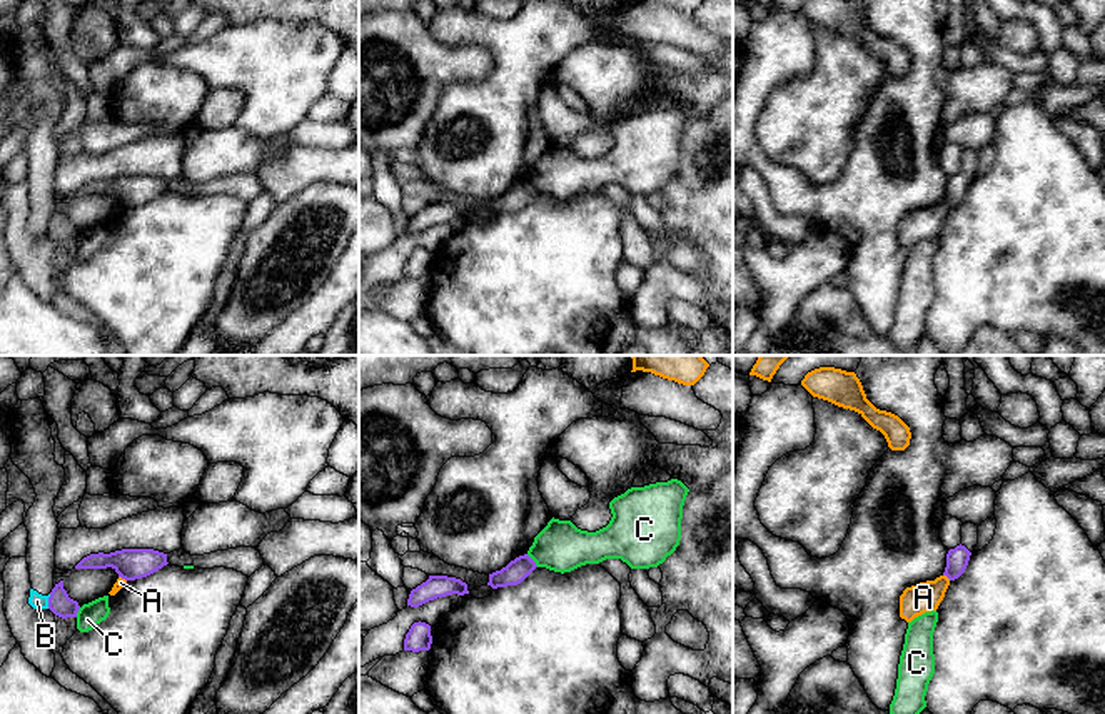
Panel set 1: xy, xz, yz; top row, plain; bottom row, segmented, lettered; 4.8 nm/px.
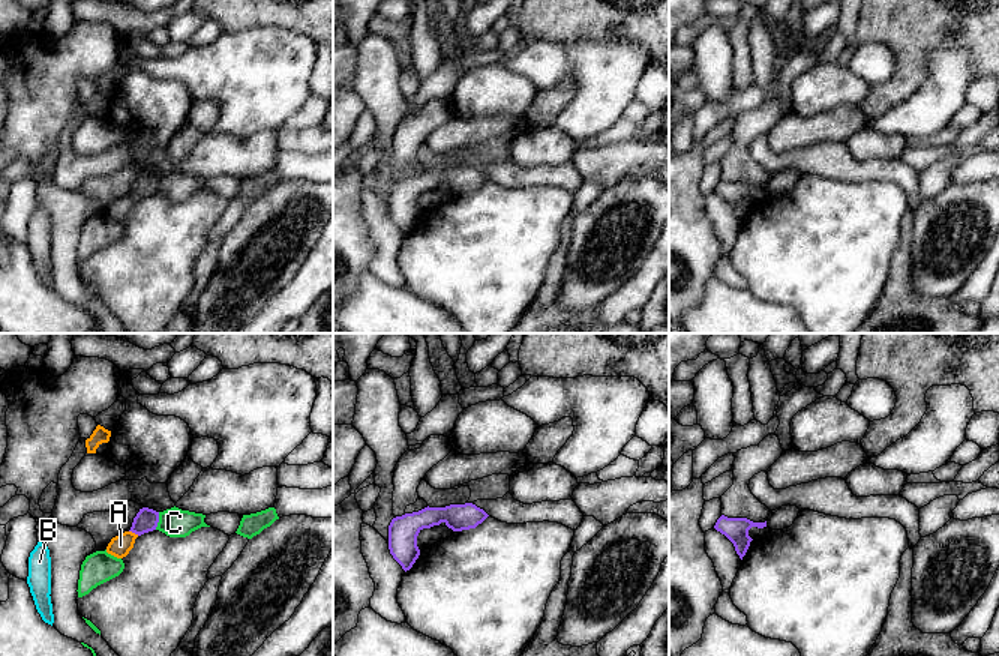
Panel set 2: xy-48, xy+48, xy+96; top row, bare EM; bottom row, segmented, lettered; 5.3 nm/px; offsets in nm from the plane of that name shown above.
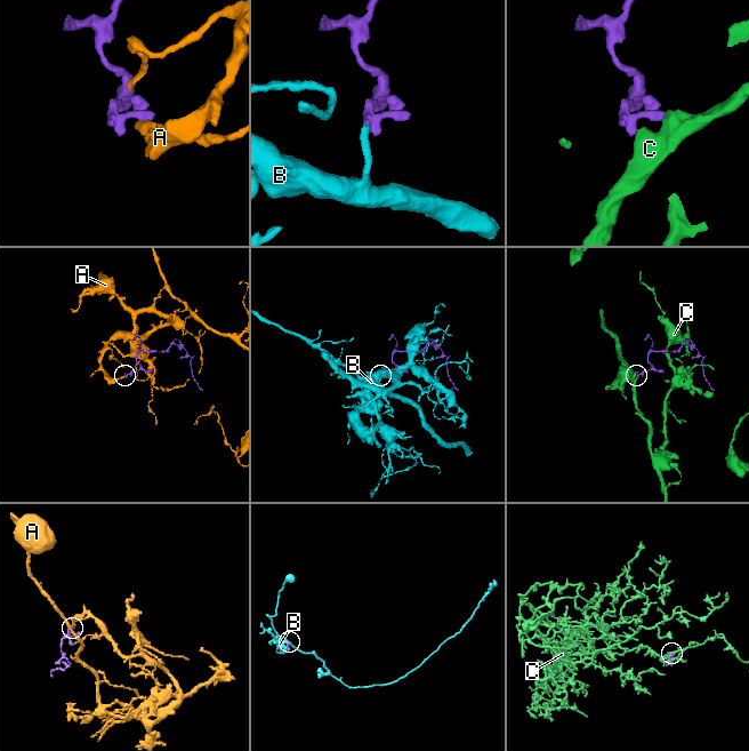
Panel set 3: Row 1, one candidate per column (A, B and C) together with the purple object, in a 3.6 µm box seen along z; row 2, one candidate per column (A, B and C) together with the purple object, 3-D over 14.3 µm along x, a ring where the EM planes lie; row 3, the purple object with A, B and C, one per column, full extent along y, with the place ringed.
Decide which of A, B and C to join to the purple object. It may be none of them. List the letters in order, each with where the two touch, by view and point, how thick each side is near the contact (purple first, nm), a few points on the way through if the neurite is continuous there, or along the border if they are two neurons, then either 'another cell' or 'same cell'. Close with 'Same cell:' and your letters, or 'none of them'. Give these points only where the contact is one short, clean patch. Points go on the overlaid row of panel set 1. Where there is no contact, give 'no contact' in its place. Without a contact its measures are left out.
A: yz (947, 576) | 110/140 nm | along yz (943, 574), (950, 579) | another cell
B: xy (49, 601) | 110/80 nm | another cell
C: xz (533, 561) | 110/240 nm | another cell
Same cell: none of them

